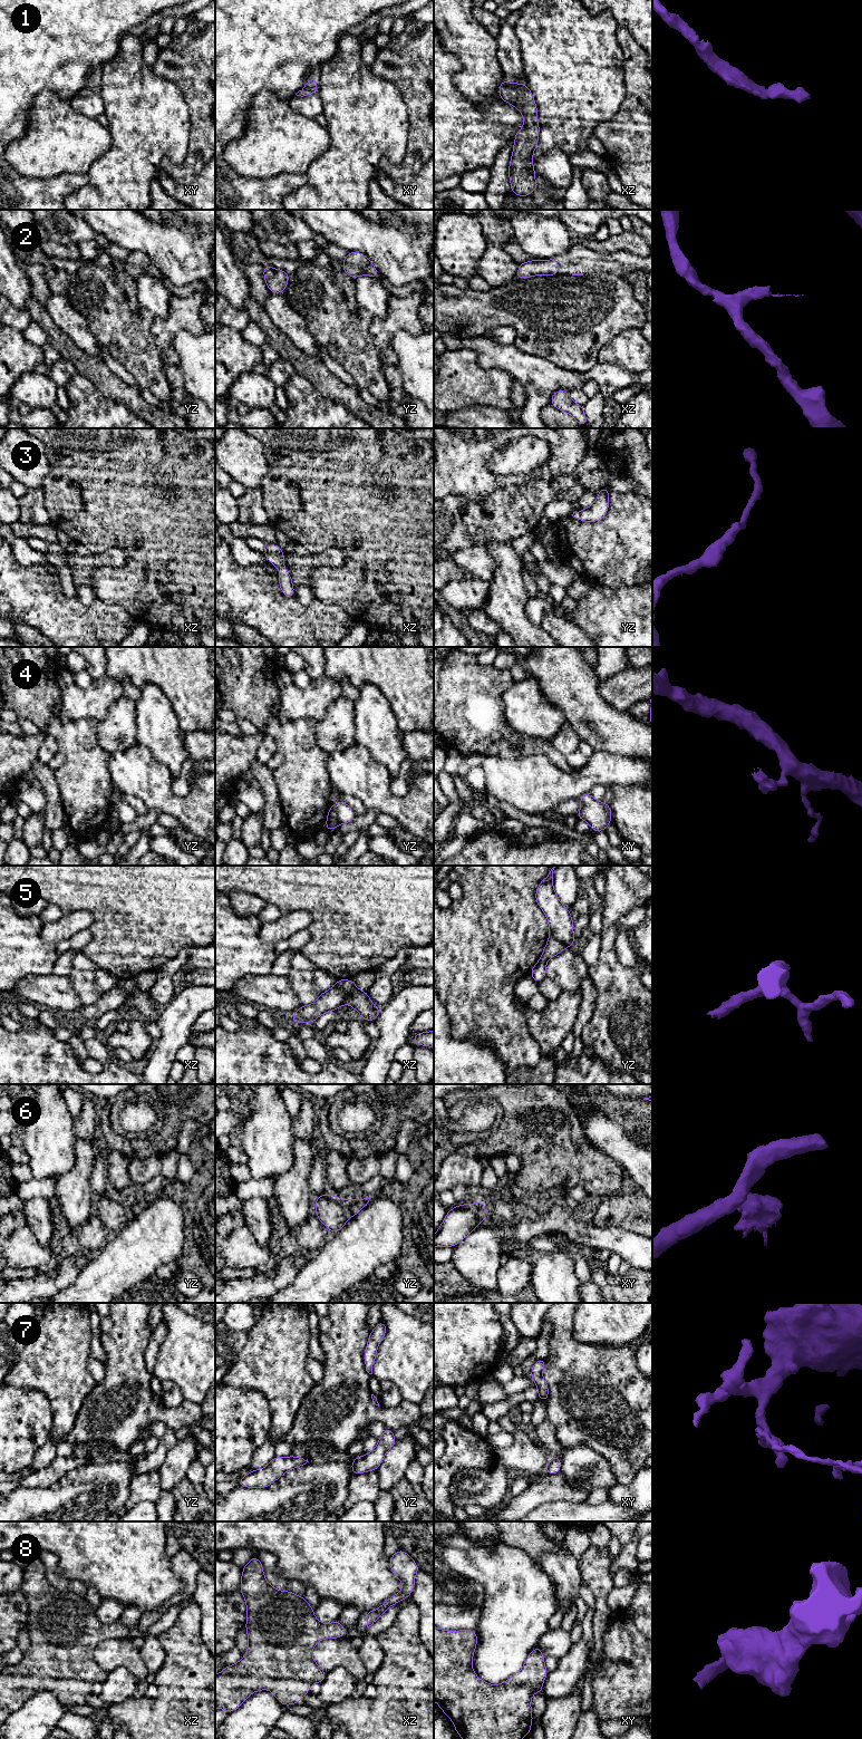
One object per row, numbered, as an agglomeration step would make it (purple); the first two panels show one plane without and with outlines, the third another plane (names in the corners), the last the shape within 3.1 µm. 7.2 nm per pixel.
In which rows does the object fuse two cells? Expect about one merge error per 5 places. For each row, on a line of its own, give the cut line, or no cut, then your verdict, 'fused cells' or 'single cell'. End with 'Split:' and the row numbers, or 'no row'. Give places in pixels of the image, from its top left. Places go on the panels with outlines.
1: no cut | single cell
2: no cut | single cell
3: no cut | single cell
4: yz (332, 804), (339, 823) | fused cells
5: xz (333, 986), (342, 991), (347, 1002) | fused cells
6: yz (346, 1201), (349, 1216) | fused cells
7: no cut | single cell
8: no cut | single cell
Split: 4, 5, 6

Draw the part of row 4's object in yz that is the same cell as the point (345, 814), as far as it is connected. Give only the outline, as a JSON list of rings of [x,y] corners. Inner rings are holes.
[[[343,801],[333,804],[339,824],[350,823],[355,820],[355,813],[350,805]]]

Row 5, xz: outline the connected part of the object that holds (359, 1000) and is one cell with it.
[[[337,979],[335,987],[343,991],[347,1003],[355,1008],[365,1021],[374,1022],[377,1020],[380,1008],[371,1003],[367,992],[357,988],[352,979]]]

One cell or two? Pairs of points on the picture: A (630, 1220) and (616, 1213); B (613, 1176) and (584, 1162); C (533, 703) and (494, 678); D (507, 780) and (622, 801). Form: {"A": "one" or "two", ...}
{"A": "one", "B": "one", "C": "two", "D": "two"}

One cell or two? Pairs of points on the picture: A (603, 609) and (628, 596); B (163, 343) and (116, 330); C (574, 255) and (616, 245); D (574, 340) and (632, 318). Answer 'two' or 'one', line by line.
A: one
B: two
C: two
D: one

